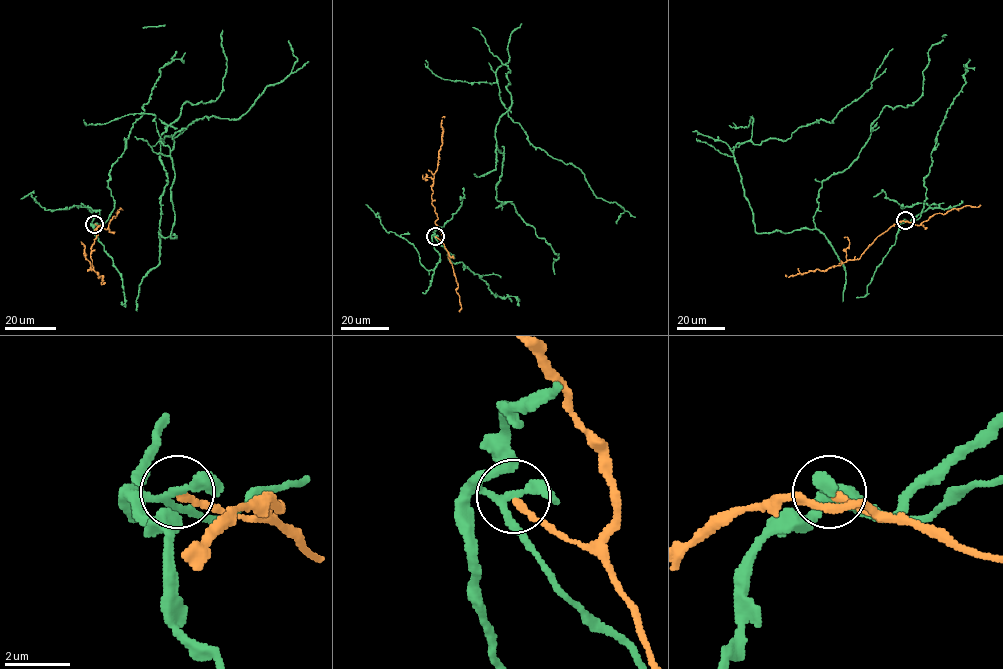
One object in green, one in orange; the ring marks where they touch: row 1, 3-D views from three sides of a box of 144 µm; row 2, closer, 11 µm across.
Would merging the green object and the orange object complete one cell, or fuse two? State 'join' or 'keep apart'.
keep apart

